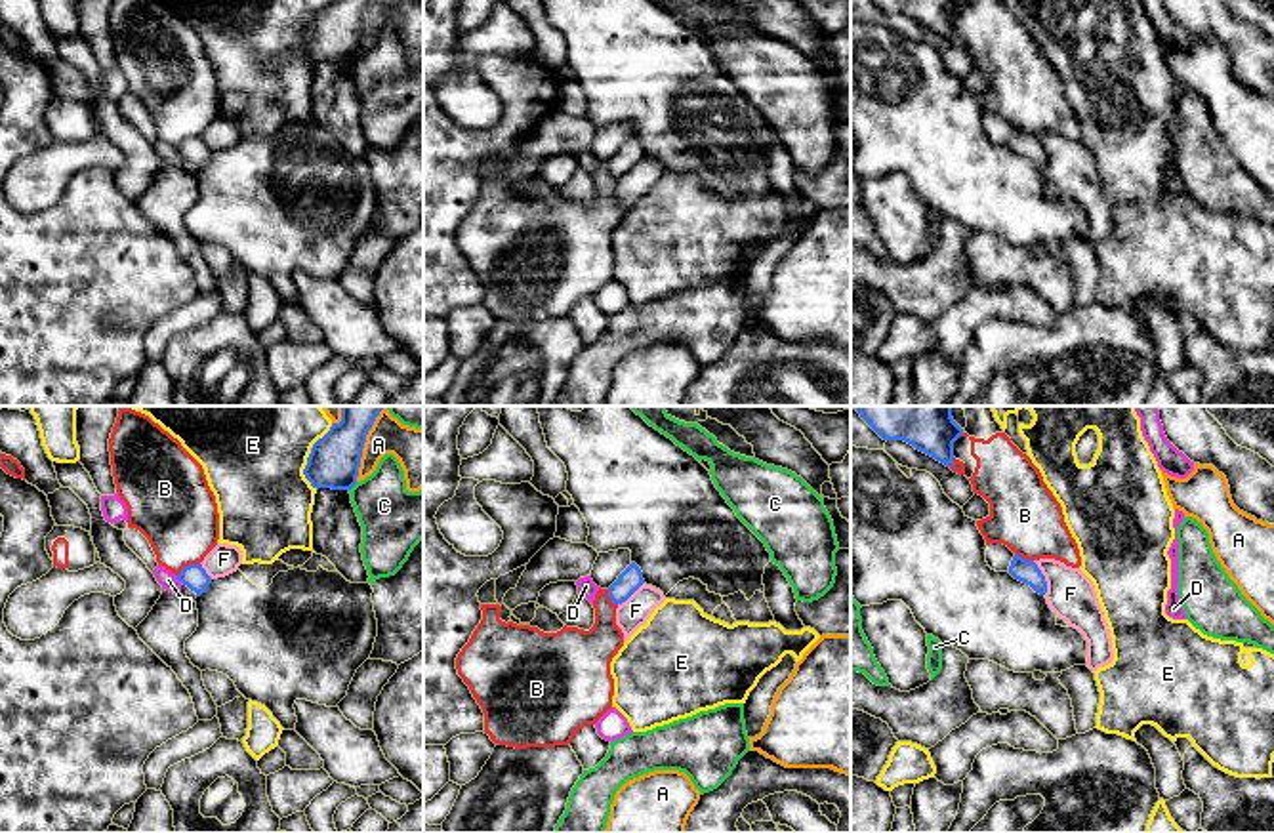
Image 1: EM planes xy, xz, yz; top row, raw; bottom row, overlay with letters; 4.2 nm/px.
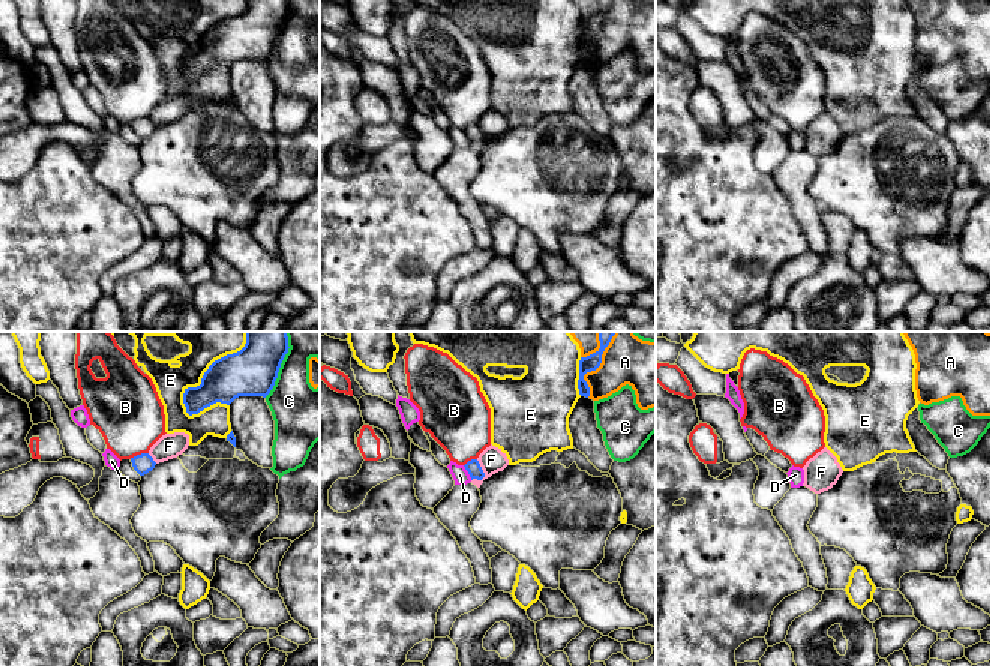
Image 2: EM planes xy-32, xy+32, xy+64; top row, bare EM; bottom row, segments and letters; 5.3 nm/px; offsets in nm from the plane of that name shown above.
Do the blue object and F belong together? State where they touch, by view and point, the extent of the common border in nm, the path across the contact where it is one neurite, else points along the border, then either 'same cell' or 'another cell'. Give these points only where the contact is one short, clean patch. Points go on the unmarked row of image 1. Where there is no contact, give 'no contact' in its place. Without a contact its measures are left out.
meets blue in yz at (1044, 151); contact 160 nm long; border along yz (1032, 134), (1044, 149), (1046, 166); another cell

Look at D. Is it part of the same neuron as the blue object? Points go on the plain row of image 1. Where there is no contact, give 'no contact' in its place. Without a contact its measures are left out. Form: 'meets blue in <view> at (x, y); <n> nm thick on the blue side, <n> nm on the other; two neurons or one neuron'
meets blue in xy at (180, 153); 100 nm thick on the blue side, 70 nm on the other; two neurons

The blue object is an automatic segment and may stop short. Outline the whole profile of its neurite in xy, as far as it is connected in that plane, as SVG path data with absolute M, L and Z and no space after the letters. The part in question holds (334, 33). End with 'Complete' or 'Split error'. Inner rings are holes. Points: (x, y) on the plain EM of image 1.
M330 0L318 11L303 42L313 61L351 63L357 57L362 21L372 0Z. Complete

